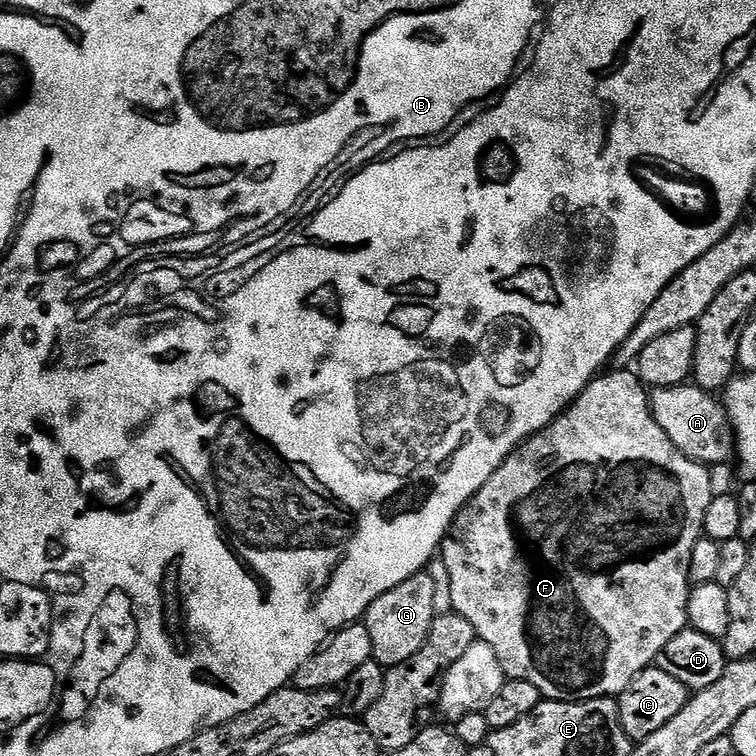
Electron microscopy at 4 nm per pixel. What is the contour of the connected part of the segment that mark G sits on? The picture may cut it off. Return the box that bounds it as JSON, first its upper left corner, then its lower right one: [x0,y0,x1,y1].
[362,571,438,670]

